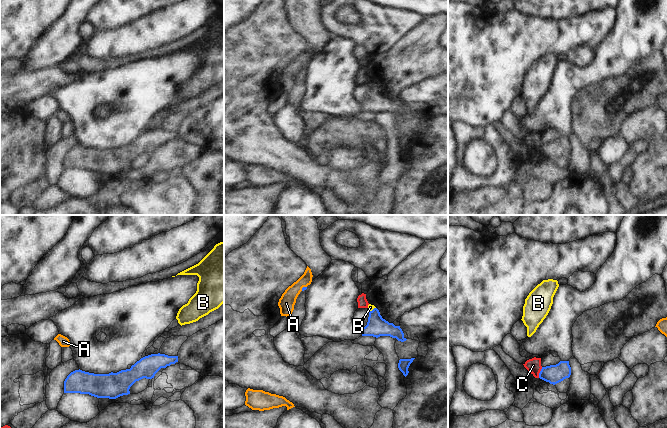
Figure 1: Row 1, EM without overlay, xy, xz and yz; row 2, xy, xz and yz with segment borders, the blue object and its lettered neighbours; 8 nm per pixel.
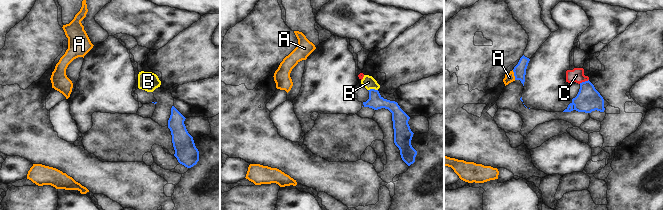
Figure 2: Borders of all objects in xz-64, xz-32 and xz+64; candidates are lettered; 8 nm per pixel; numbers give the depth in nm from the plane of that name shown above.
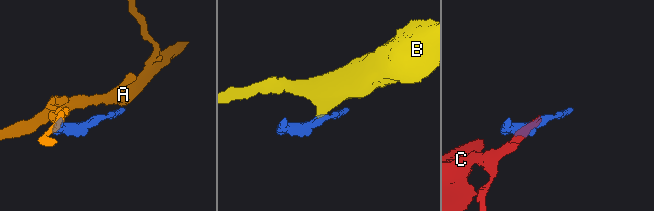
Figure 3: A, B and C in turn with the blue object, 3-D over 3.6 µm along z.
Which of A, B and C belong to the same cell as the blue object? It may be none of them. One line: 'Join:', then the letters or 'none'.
Join: none.

